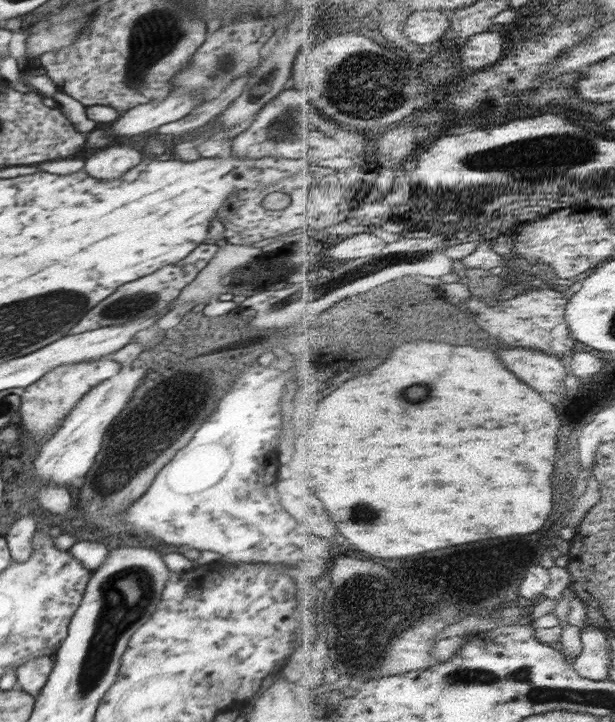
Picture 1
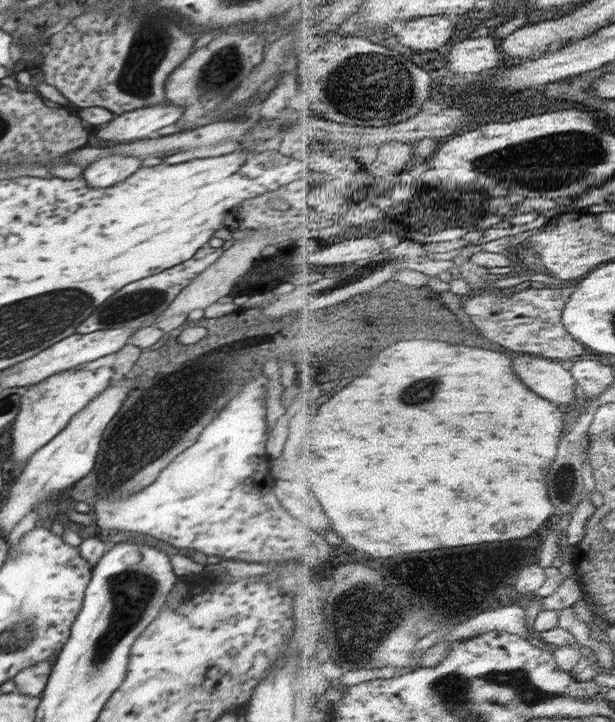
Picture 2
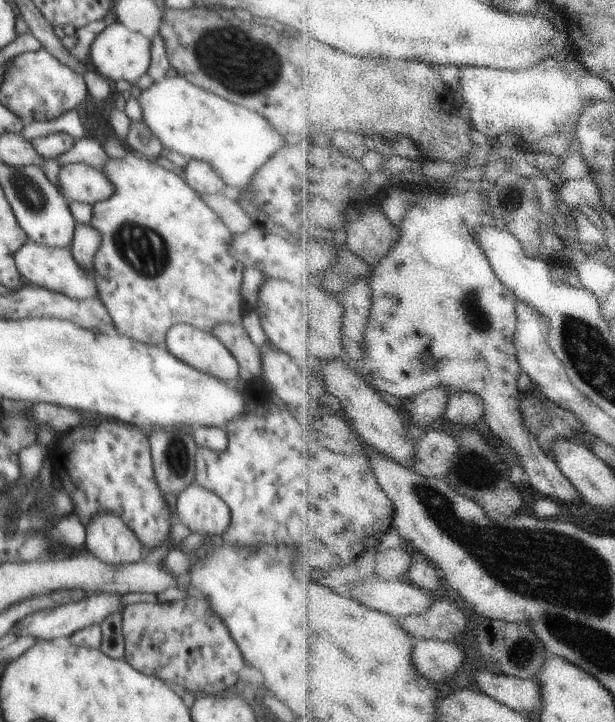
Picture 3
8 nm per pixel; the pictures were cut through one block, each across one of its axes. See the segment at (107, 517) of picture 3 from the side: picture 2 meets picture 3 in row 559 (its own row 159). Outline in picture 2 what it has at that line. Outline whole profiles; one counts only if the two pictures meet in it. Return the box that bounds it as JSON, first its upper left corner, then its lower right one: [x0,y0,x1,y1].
[82,156,142,188]

